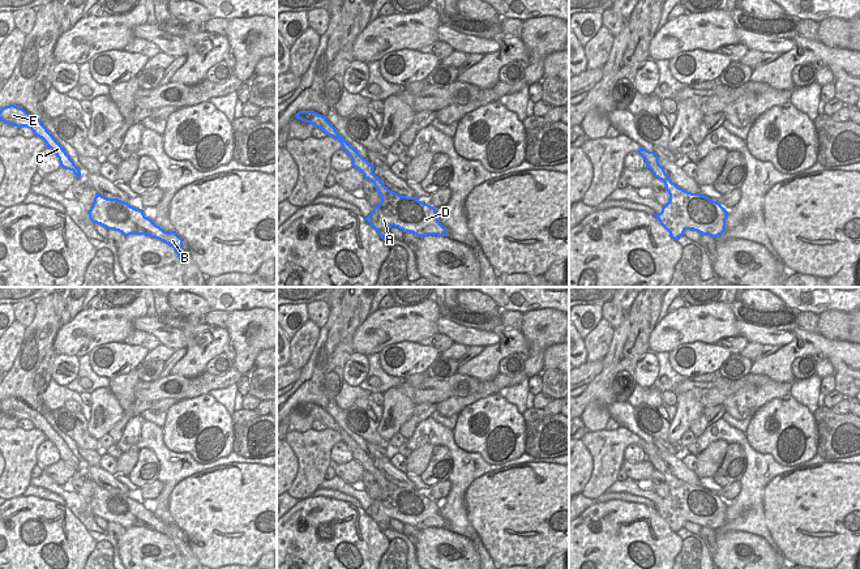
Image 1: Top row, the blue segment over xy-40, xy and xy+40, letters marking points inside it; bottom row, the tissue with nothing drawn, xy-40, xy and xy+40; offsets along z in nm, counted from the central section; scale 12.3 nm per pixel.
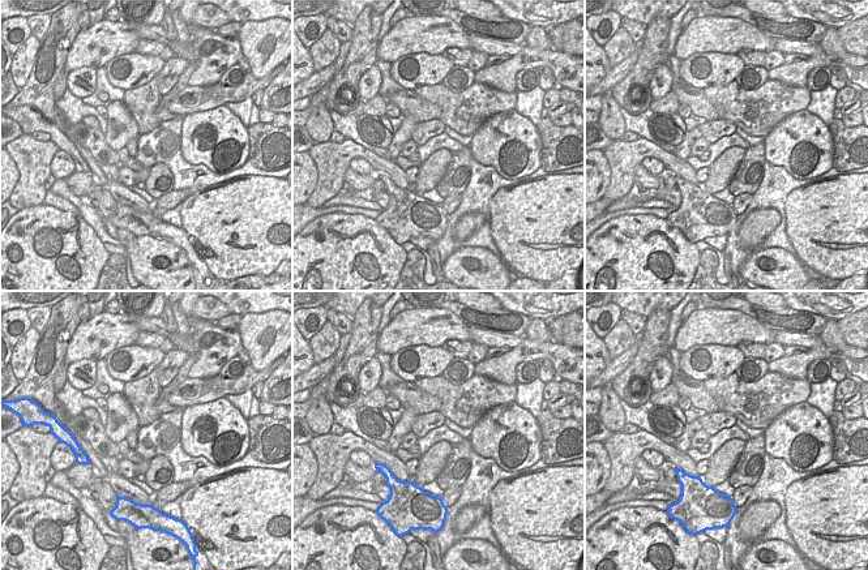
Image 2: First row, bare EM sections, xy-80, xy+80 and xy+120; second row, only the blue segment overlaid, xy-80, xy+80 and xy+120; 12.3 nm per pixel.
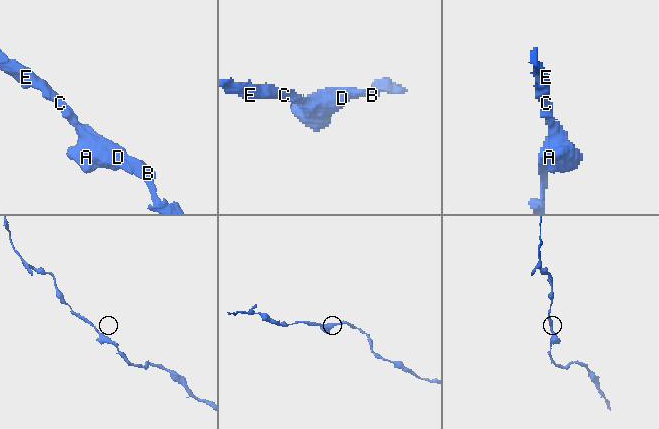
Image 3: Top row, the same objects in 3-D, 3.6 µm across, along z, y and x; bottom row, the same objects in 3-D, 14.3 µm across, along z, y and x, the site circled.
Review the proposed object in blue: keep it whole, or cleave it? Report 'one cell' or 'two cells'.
one cell

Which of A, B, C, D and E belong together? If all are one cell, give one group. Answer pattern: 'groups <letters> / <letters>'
groups A B C D E

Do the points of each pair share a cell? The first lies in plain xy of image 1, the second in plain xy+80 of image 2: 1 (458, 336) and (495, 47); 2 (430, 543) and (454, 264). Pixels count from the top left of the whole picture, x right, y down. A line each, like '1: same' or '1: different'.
1: same
2: same

